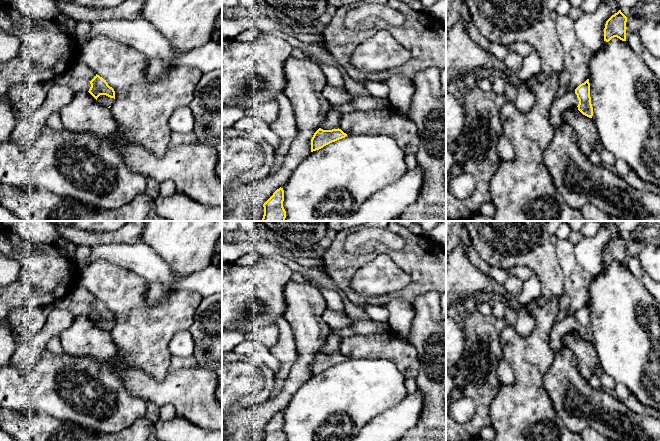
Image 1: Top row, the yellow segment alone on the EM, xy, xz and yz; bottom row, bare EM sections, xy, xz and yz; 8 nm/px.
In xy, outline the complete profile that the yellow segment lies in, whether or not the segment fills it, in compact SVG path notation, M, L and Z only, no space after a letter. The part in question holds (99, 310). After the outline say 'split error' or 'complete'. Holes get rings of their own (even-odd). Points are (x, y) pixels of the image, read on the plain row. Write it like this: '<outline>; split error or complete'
M97 298L89 306L91 311L88 316L97 324L100 329L110 332L115 326L114 313L108 309L106 304Z; split error

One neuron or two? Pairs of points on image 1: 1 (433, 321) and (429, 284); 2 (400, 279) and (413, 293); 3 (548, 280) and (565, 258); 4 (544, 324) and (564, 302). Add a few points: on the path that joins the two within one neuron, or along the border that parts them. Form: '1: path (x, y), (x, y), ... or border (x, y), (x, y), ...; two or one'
1: border (435, 291), (421, 294), (412, 304); two
2: border (396, 264), (408, 275), (409, 282), (385, 294); two
3: border (554, 245), (556, 258), (563, 274), (564, 289); two
4: border (560, 297), (559, 309); two

